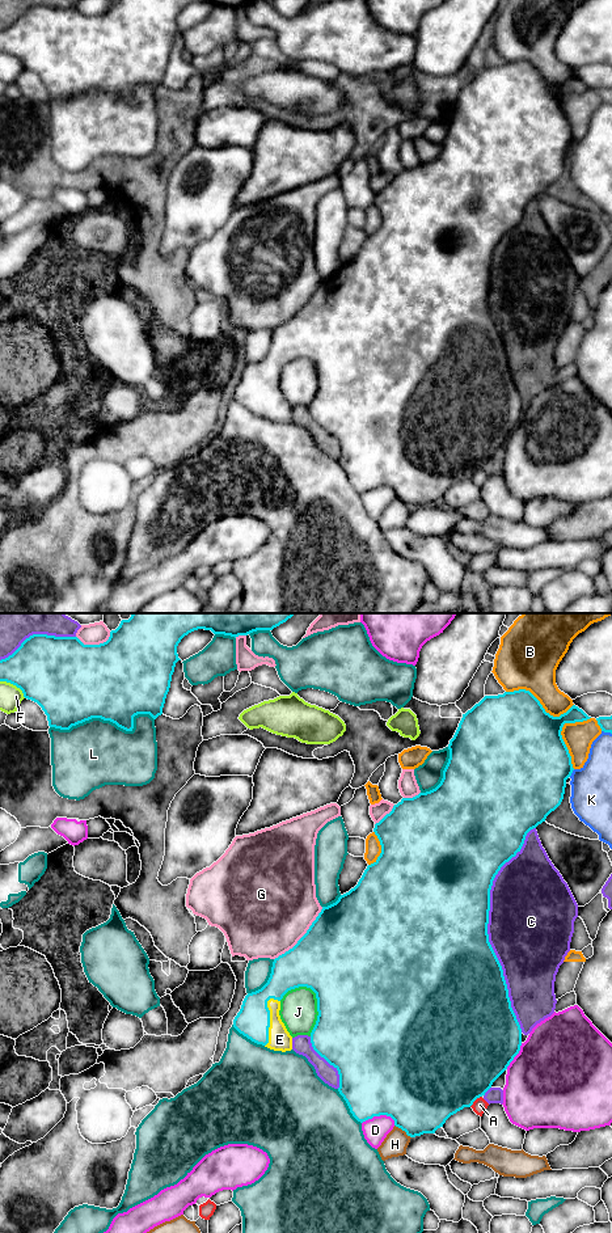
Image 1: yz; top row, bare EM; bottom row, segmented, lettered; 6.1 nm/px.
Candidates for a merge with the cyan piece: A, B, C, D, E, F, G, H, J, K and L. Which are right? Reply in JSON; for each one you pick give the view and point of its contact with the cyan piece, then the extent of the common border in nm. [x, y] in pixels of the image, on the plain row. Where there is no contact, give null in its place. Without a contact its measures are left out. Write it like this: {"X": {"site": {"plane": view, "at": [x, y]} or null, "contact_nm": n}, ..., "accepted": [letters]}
{"E": {"site": {"plane": "yz", "at": [269, 392]}, "contact_nm": 300}, "accepted": ["E"]}

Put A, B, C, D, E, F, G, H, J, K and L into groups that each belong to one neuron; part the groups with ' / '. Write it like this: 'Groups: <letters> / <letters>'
Groups: A / B / C / D / E / F / G / H / J / K / L

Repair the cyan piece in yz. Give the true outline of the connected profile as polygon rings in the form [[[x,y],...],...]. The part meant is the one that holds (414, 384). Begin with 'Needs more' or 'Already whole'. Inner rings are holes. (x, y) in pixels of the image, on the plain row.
Needs more. [[[526,60],[505,63],[498,67],[485,67],[463,85],[459,98],[448,115],[449,130],[443,142],[440,155],[435,160],[419,164],[413,169],[402,169],[389,185],[375,195],[373,203],[381,216],[381,224],[377,231],[367,237],[354,259],[341,266],[335,274],[322,278],[307,304],[292,320],[274,330],[267,354],[261,360],[245,367],[241,380],[233,390],[233,398],[257,415],[274,422],[291,422],[292,408],[279,387],[280,371],[291,360],[299,358],[311,359],[316,364],[318,383],[316,396],[311,404],[311,414],[313,421],[338,442],[338,463],[346,472],[350,484],[360,494],[373,487],[391,487],[394,491],[394,497],[405,502],[410,508],[435,504],[451,486],[464,478],[470,478],[477,469],[485,466],[493,453],[519,425],[522,417],[522,400],[511,379],[503,341],[489,313],[490,261],[501,238],[520,223],[527,204],[545,193],[546,187],[564,170],[566,151],[574,142],[571,127],[561,106],[564,96],[583,93],[590,89],[575,76],[560,88],[553,88]]]

